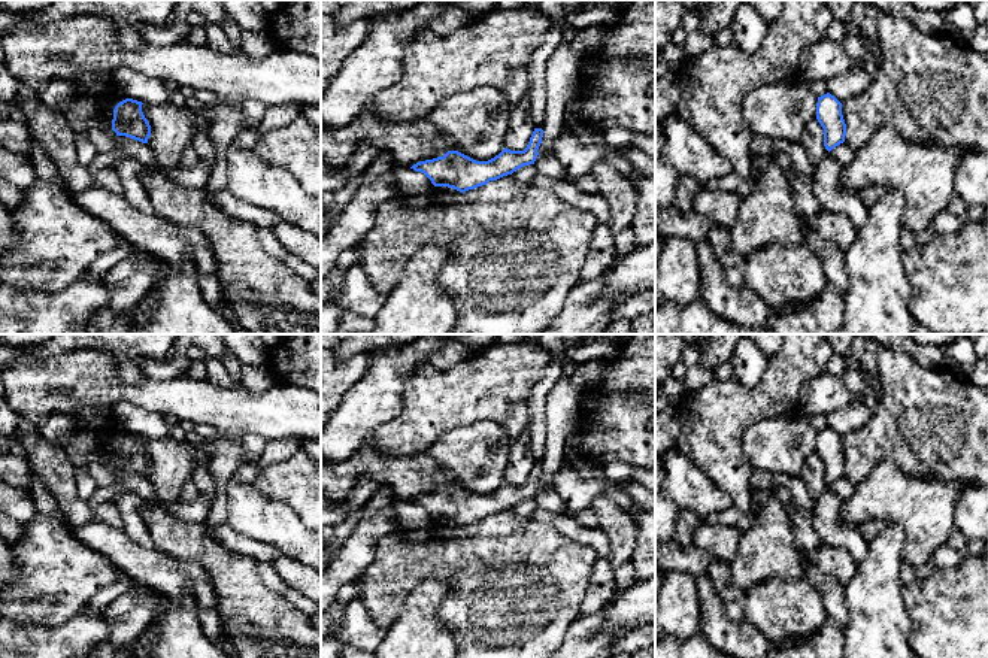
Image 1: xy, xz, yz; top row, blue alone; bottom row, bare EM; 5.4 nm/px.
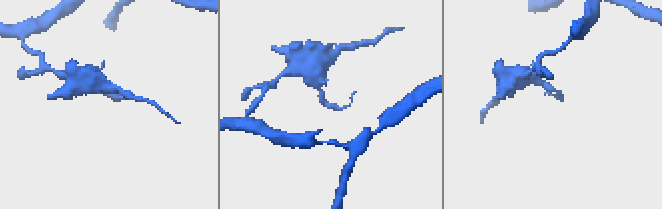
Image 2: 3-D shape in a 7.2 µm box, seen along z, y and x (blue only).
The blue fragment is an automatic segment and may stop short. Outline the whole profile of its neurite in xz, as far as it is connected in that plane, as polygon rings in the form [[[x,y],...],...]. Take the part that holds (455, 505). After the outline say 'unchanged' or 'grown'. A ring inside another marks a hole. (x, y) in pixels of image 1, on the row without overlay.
[[[534,463],[524,485],[504,482],[488,495],[476,495],[458,485],[448,485],[443,491],[419,495],[410,503],[424,507],[434,521],[448,521],[466,527],[487,519],[490,515],[512,509],[524,500],[534,498],[542,471],[543,464]]] | unchanged

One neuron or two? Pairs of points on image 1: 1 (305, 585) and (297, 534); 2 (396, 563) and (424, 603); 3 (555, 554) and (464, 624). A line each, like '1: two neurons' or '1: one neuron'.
1: two neurons
2: two neurons
3: one neuron

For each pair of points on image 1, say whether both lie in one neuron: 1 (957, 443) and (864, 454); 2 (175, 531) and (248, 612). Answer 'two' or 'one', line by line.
1: one
2: one

